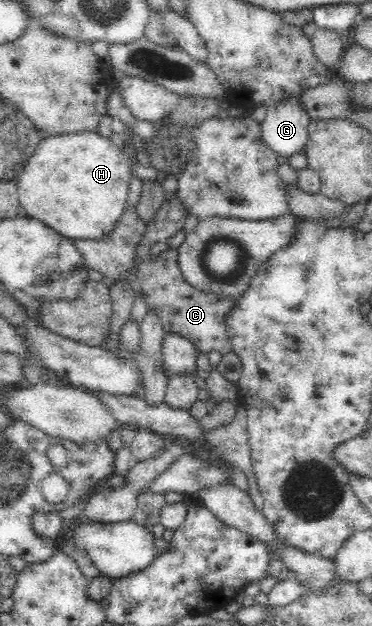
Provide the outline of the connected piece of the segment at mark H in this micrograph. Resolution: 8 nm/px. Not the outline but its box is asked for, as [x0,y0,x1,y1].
[17,130,131,240]

